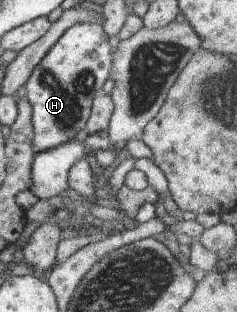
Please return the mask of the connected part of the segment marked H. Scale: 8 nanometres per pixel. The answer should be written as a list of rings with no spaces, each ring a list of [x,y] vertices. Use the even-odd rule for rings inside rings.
[[[76,22],[62,31],[62,35],[59,35],[44,57],[32,69],[22,87],[22,92],[30,104],[32,145],[36,157],[38,153],[46,152],[48,148],[74,138],[74,133],[84,127],[91,110],[91,101],[97,93],[102,91],[103,83],[109,77],[111,56],[108,38],[100,23]]]

